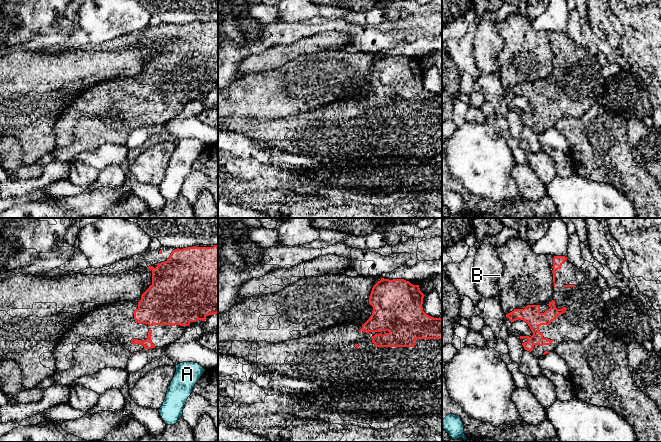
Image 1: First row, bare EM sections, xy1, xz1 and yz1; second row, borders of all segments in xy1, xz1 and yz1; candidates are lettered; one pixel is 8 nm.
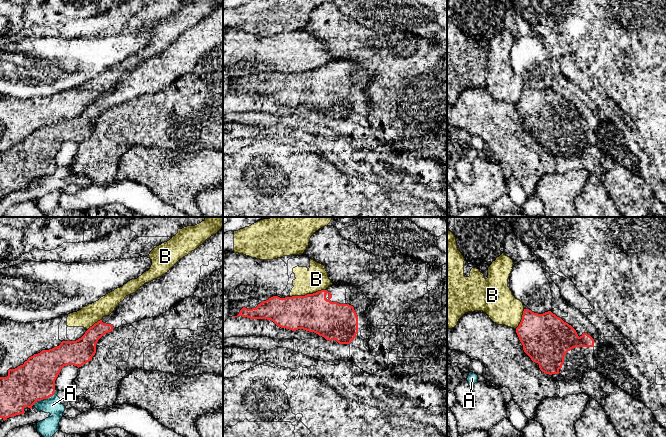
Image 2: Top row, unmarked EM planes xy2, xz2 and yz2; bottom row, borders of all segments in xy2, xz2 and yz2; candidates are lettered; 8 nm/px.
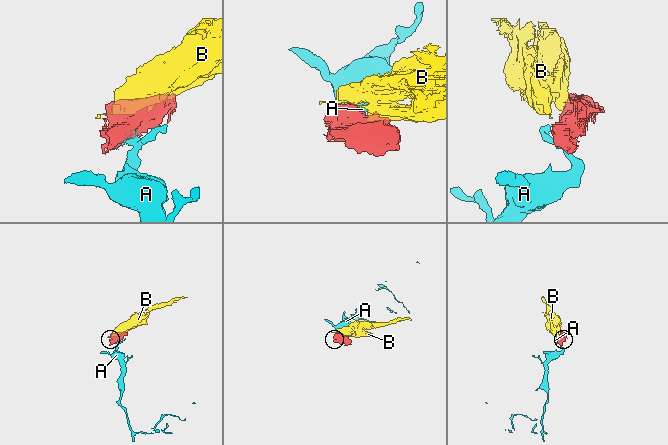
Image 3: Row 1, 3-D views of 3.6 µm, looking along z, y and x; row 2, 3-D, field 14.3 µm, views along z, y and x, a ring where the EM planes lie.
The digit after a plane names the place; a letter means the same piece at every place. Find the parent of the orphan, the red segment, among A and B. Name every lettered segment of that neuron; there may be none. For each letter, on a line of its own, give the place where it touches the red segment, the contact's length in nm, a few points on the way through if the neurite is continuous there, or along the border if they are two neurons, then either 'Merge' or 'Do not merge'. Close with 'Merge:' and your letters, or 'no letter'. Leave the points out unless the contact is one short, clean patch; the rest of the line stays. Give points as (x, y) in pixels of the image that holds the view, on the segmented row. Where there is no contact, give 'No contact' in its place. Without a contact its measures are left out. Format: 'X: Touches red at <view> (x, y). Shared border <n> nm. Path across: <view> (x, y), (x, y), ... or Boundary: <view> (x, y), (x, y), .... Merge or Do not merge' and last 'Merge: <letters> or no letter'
A: Touches red at xy2 (46, 398). Shared border 220 nm. Do not merge
B: Touches red at xz2 (307, 294). Shared border 300 nm. Boundary: xz2 (325, 289), (310, 294), (292, 295), (290, 297). Do not merge
Merge: no letter

